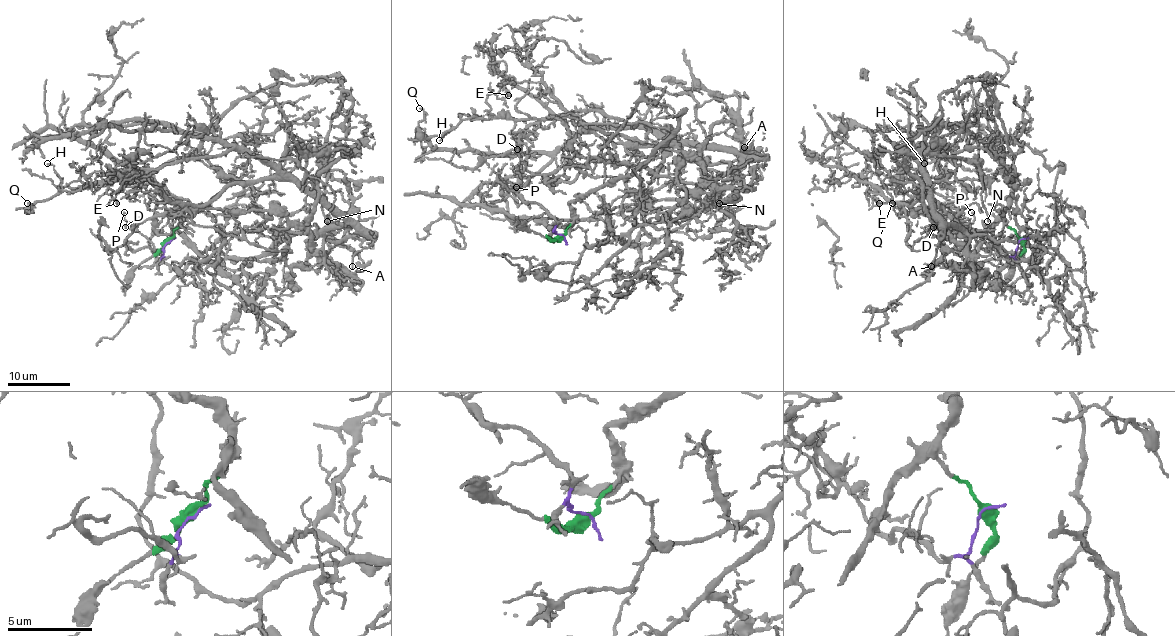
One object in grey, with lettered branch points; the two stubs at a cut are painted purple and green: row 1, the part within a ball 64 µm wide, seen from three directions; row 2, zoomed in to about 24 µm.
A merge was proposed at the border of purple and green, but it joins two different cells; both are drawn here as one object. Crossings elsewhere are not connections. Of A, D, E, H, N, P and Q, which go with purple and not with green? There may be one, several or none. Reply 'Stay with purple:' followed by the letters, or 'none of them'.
Stay with purple: A, D, E, H, N, P, Q

